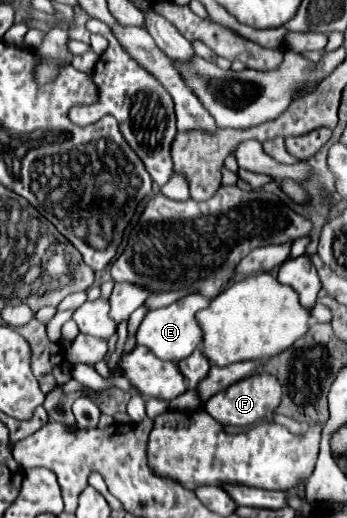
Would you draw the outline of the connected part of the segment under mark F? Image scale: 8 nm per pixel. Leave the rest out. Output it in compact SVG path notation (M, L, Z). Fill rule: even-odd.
M258 373L252 375L248 379L236 381L234 385L230 385L230 389L216 393L214 397L210 397L210 401L206 401L204 409L210 417L214 417L218 423L222 425L236 425L236 427L250 427L256 425L258 421L262 421L264 417L272 415L274 409L280 403L280 385L278 379L270 373Z

